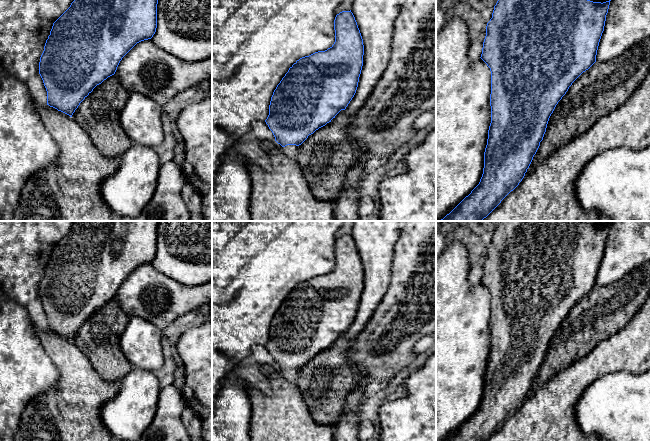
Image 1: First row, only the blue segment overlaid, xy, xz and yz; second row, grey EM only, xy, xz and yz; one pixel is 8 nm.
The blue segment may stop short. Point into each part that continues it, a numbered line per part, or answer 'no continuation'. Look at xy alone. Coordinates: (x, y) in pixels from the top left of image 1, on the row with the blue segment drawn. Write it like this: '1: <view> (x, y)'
no continuation

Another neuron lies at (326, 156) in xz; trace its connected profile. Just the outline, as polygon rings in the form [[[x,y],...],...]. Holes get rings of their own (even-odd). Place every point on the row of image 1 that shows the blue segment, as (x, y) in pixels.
[[[341,110],[329,123],[309,135],[298,146],[295,160],[301,168],[313,196],[318,200],[334,204],[343,190],[347,173],[363,155],[360,145],[347,133],[350,122],[351,117],[346,110]]]

